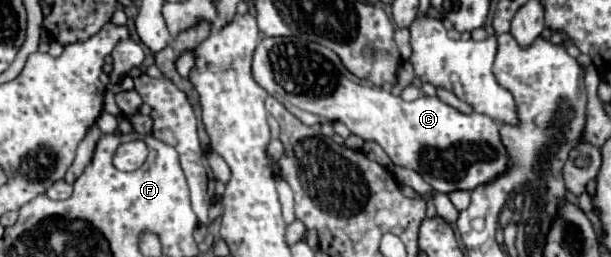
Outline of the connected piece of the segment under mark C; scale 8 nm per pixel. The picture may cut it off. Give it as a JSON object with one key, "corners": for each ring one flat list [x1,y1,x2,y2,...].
{"corners":[[264,37,254,49,252,77,280,103,296,105,308,113,320,115,330,121,342,121,354,135,362,137,364,141,376,141,386,151,394,165,414,169,438,193,452,193,456,189,472,191,474,187,492,181,508,167,508,155,498,135,498,123,488,115,480,113,464,115,452,109,450,105,442,103,438,97,426,95,408,103,402,97,396,97,390,91,376,87,368,79,358,79,356,75,352,75,350,71,346,71,346,67,342,65,334,51,318,43,310,43,298,37]]}

